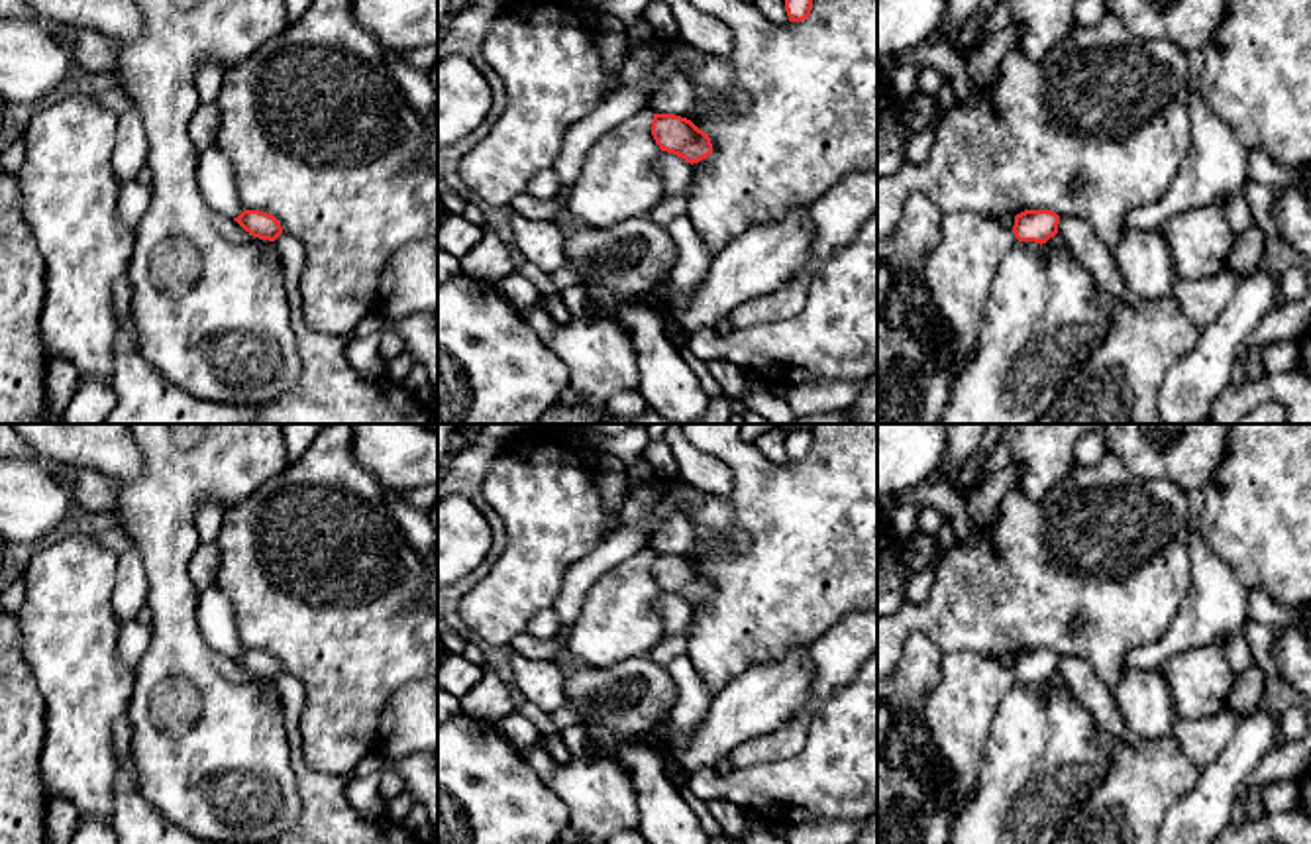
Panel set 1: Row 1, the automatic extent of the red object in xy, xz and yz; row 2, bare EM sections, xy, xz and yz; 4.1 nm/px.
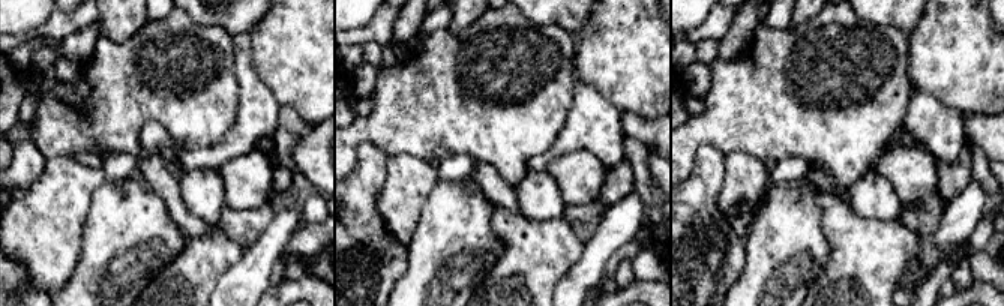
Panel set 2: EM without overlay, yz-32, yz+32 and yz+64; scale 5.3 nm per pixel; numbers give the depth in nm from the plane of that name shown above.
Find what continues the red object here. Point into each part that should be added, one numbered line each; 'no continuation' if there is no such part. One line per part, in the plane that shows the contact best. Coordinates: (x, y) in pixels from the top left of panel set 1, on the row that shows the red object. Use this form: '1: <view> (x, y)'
no continuation

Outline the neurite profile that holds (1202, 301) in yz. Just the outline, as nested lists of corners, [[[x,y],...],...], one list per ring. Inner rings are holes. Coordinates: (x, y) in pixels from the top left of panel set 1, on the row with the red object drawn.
[[[1231,271],[1199,281],[1176,279],[1170,296],[1178,300],[1181,314],[1203,332],[1229,304],[1238,279]]]

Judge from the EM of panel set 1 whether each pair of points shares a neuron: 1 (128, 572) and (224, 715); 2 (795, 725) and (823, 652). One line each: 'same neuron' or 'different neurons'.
1: different neurons
2: same neuron

